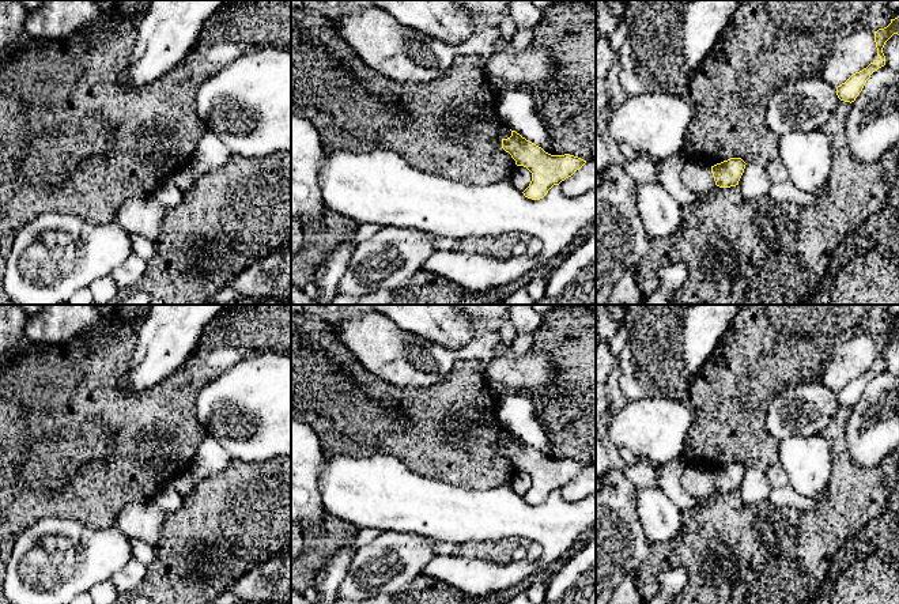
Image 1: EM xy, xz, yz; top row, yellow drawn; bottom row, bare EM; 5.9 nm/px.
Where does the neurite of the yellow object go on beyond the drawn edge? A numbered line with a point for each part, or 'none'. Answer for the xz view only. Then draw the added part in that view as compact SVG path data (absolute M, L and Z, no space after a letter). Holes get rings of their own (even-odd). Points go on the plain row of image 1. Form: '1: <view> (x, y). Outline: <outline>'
none

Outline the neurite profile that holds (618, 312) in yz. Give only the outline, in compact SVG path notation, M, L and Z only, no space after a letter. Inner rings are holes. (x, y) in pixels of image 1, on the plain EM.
M607 305L607 307L612 318L619 324L619 326L622 326L624 324L627 307L624 307L623 305Z

